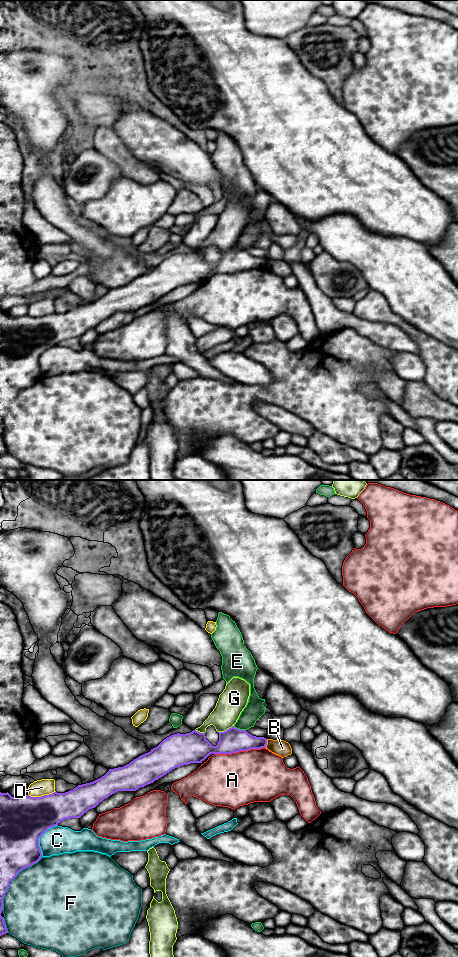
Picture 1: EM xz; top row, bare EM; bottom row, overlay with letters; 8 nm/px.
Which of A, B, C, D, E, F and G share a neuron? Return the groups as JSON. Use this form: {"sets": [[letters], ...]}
{"sets": [["A"], ["B"], ["C"], ["D"], ["E"], ["F"], ["G"]]}

